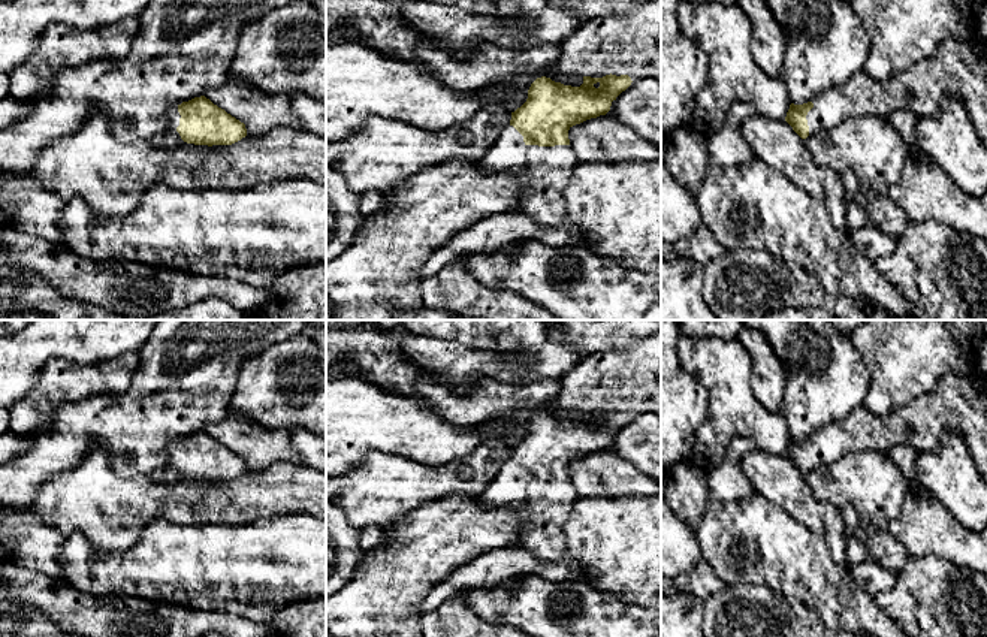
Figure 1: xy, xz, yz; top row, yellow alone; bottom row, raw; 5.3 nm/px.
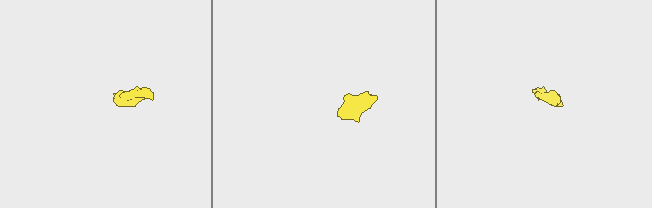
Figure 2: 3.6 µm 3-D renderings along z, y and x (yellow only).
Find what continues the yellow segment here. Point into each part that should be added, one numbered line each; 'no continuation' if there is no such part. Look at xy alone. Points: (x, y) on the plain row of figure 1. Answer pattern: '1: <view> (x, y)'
1: xy (174, 450)

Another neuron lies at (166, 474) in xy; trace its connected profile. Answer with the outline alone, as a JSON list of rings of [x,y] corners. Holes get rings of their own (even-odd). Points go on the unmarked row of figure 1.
[[[170,467],[157,468],[154,473],[150,474],[150,477],[157,483],[176,483],[185,478],[179,471]]]

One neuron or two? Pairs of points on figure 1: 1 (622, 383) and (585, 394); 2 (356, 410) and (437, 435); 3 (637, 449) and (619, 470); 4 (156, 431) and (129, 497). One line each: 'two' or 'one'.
1: one
2: one
3: two
4: two

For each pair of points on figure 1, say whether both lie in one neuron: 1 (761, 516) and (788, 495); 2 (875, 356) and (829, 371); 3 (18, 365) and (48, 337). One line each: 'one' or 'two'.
1: two
2: two
3: one

